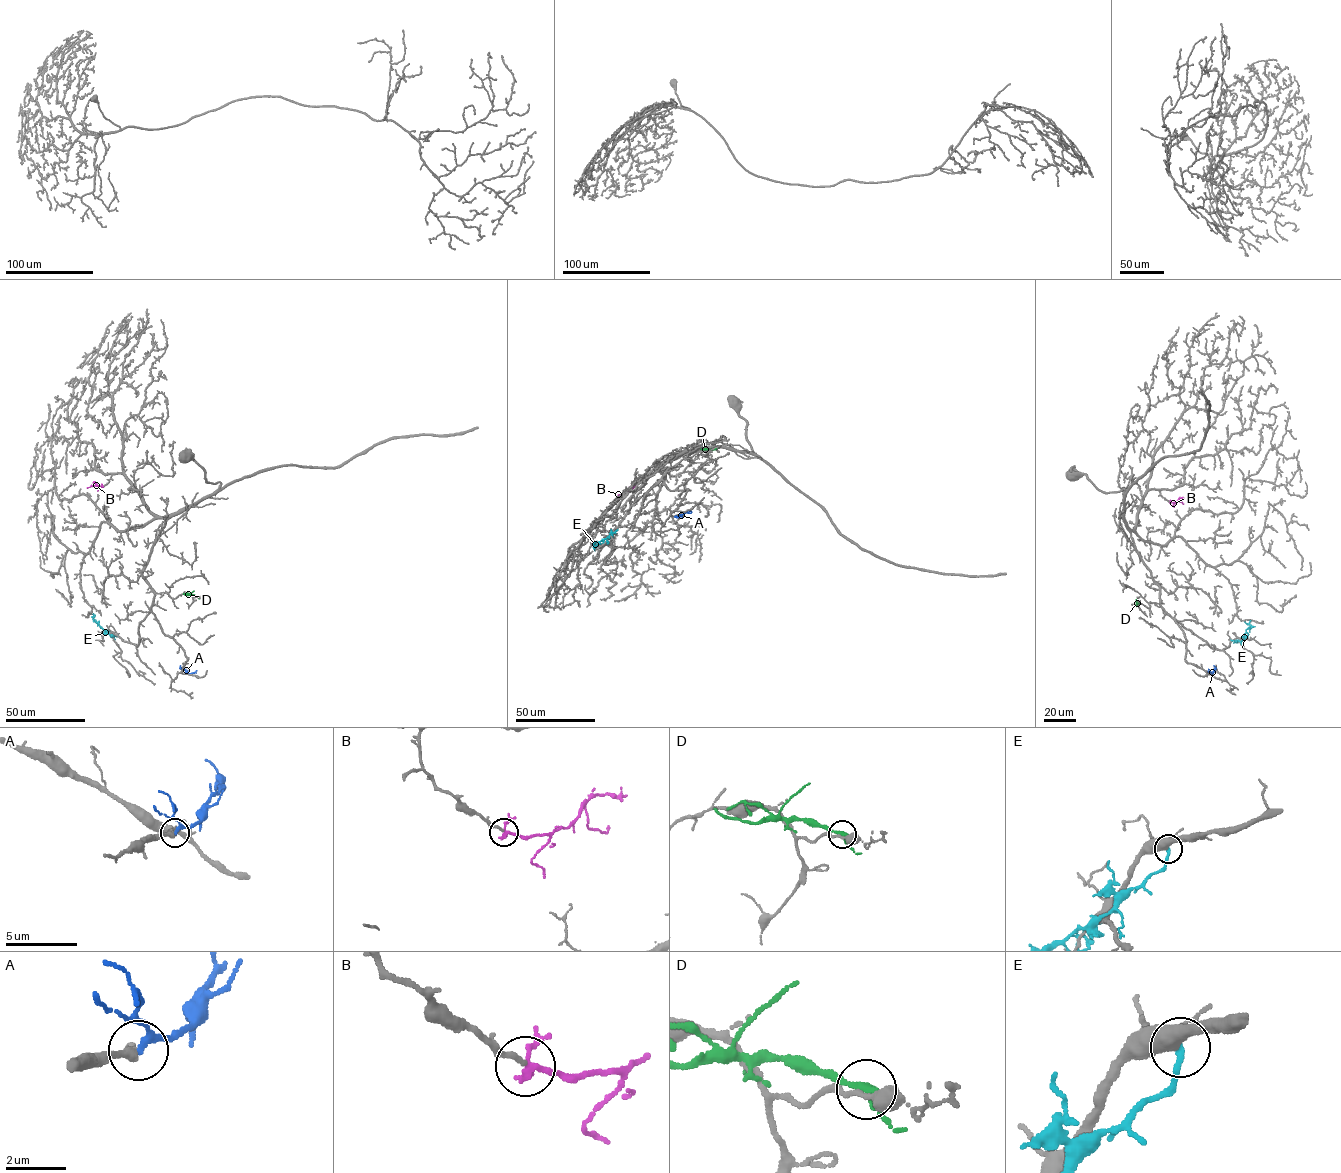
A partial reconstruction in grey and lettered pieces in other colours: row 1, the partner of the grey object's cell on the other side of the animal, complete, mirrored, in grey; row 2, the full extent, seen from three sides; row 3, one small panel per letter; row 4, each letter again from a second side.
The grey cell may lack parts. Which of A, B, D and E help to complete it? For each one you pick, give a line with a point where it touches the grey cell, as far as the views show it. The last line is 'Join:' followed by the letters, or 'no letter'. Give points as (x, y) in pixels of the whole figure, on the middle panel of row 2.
B: contact (636, 484)
Join: B

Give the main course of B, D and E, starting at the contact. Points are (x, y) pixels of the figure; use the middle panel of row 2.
B: (636, 484), (627, 492), (617, 495)
D: (714, 449), (701, 449)
E: (617, 528), (594, 547), (596, 541)

